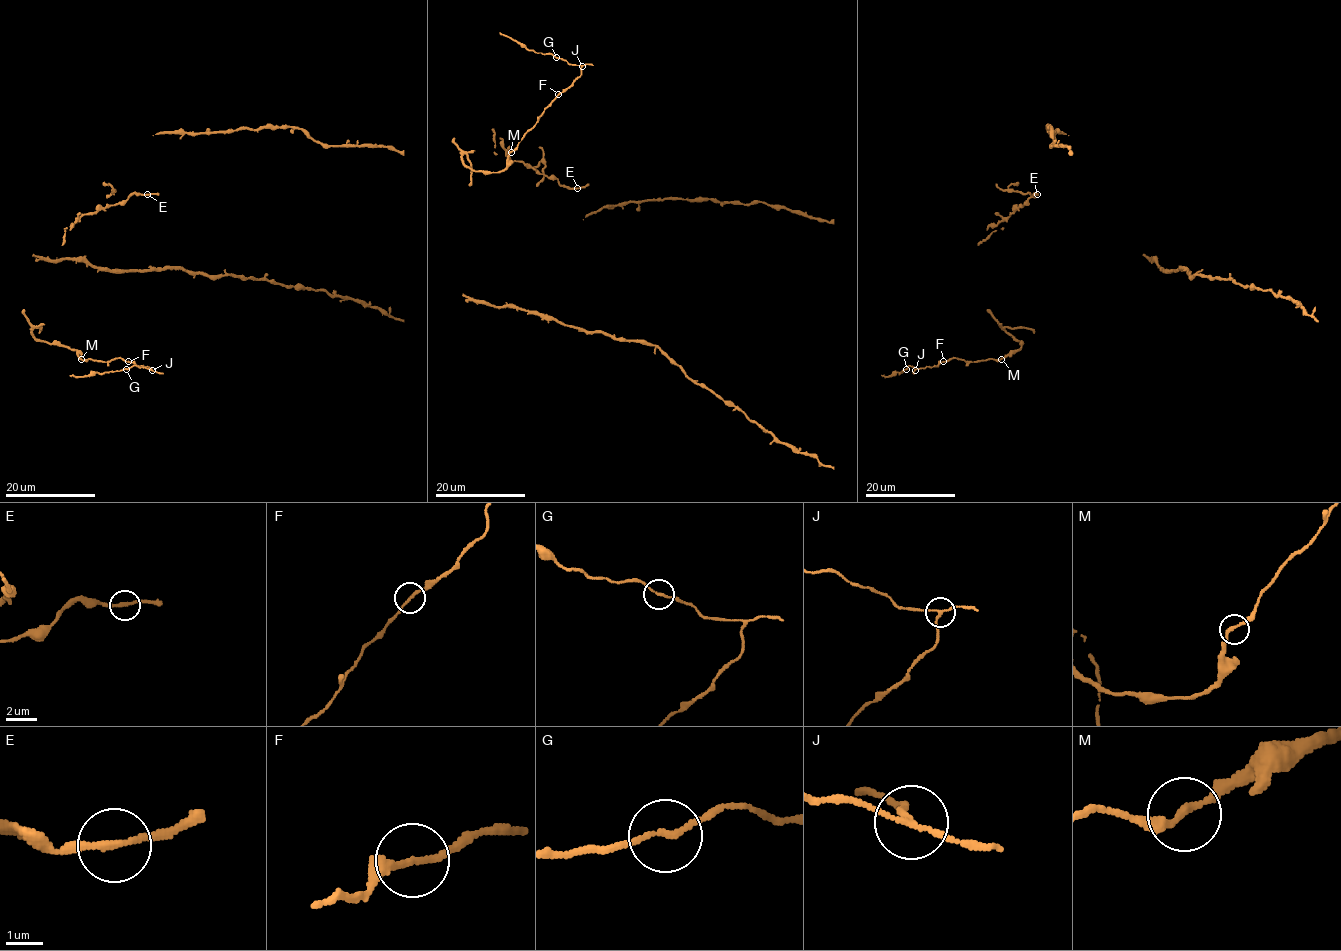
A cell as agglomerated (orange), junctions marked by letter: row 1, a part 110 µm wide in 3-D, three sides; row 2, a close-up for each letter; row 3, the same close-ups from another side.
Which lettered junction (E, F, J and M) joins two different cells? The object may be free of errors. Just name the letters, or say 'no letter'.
J

